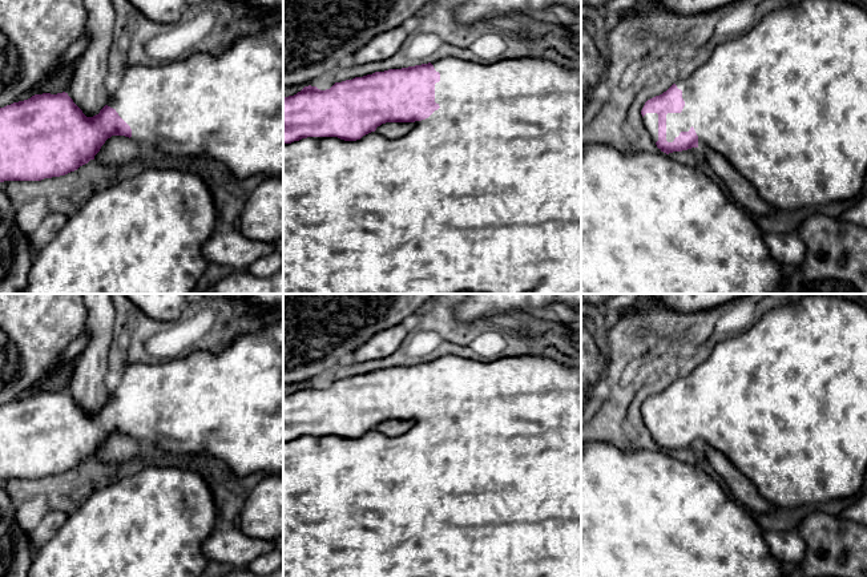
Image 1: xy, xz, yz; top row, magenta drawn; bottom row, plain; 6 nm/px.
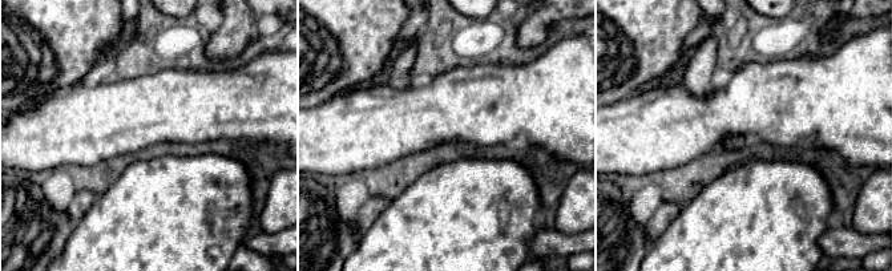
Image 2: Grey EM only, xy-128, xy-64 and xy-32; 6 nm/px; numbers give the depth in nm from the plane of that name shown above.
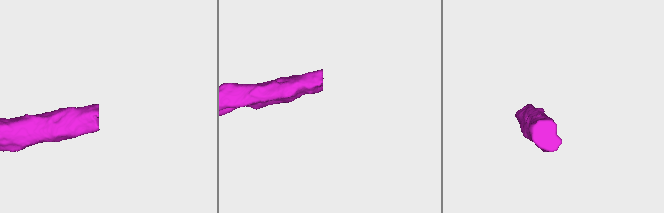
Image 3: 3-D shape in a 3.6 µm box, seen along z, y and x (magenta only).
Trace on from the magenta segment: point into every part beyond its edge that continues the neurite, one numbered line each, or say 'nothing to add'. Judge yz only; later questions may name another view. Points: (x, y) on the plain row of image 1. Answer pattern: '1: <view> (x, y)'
1: yz (785, 402)

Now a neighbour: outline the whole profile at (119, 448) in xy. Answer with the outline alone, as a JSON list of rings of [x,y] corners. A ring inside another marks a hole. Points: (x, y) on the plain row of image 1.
[[[112,433],[94,453],[96,459],[116,465],[124,465],[133,459],[145,456],[149,456],[149,449],[125,433]]]

